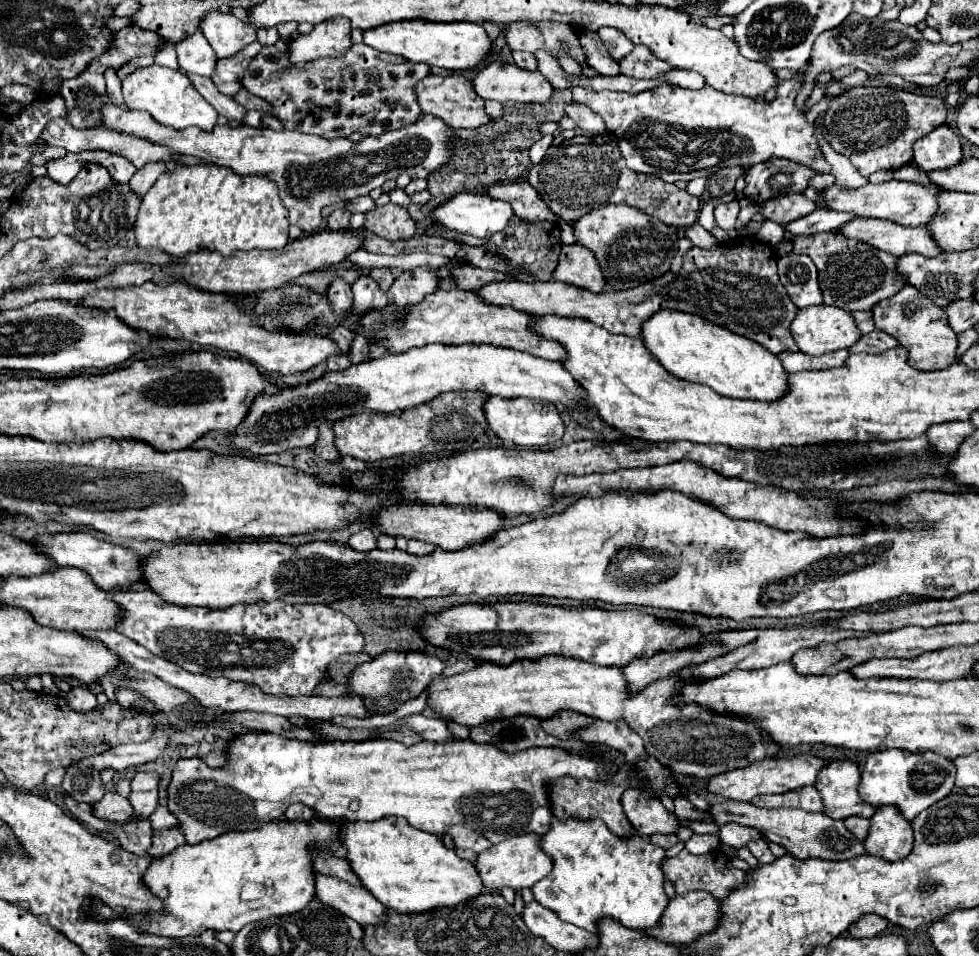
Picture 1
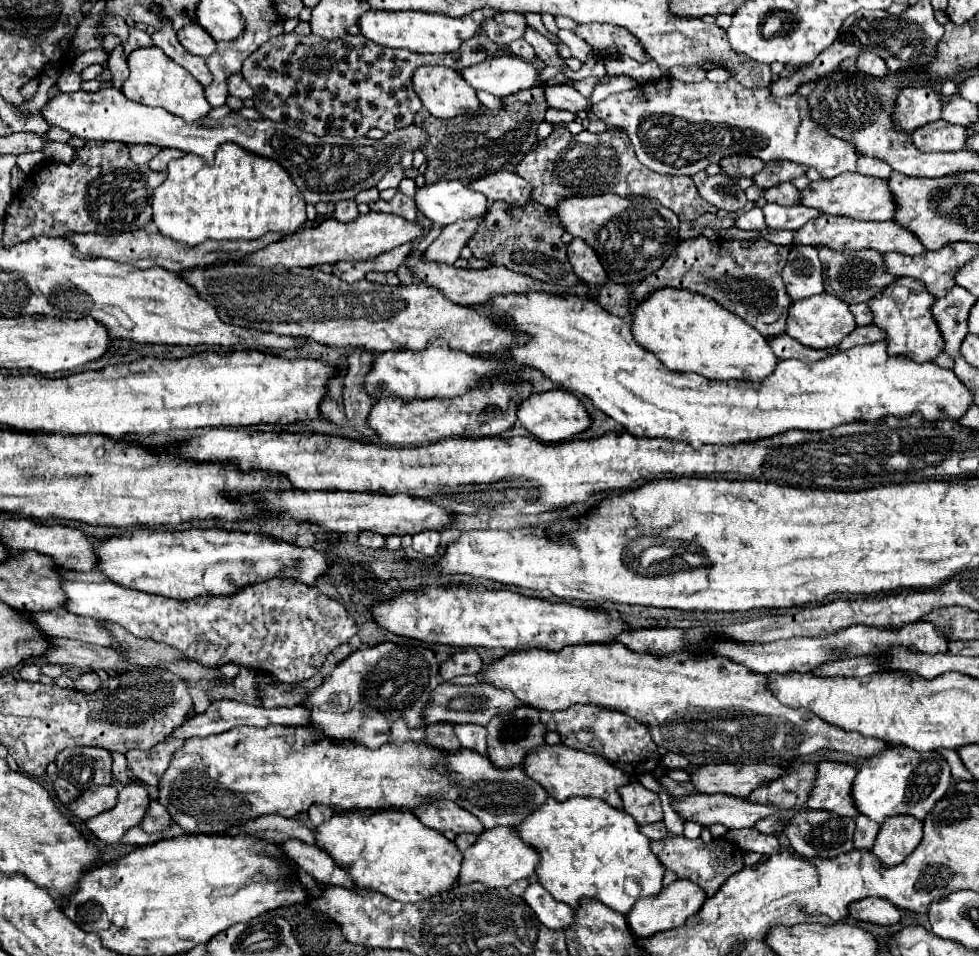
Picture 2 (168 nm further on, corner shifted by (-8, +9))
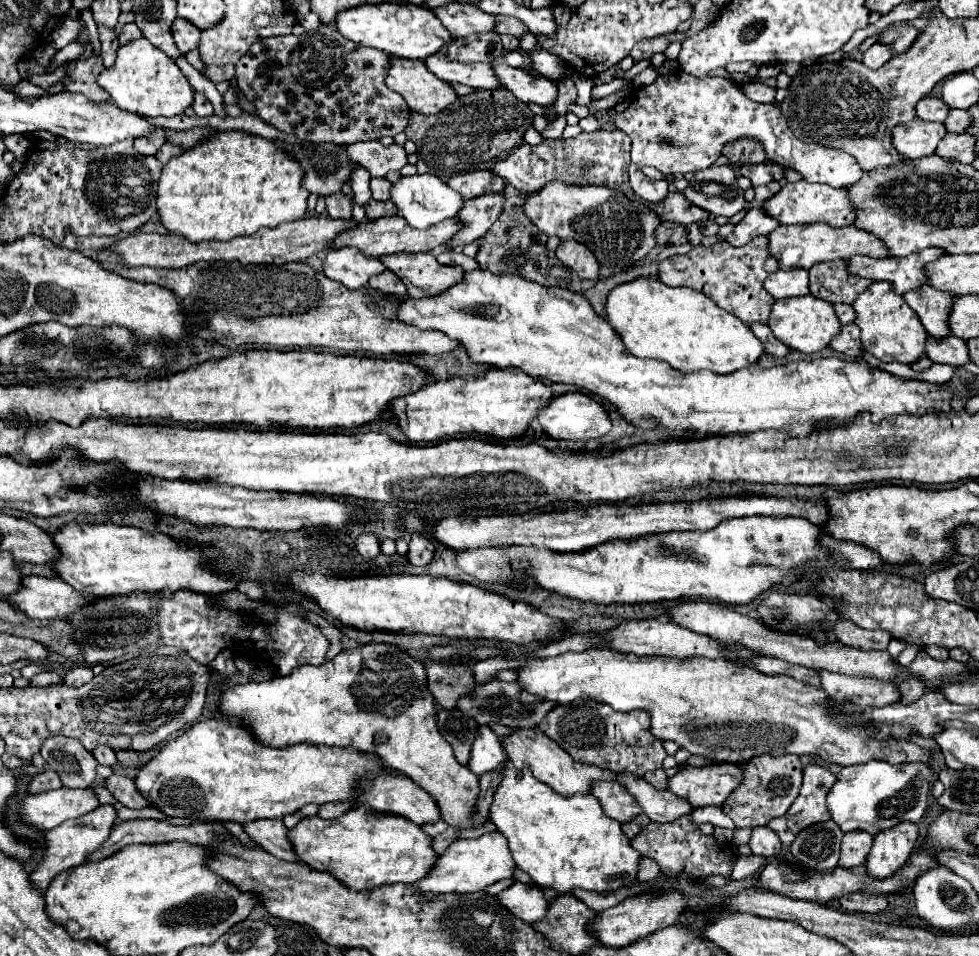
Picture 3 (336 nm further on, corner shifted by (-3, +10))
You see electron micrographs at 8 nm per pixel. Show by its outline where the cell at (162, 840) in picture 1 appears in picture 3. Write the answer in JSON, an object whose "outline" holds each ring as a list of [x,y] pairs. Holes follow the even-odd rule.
{"outline":[[[115,772],[111,778],[107,778],[107,790],[115,796],[117,802],[125,804],[127,808],[133,808],[133,810],[141,810],[141,808],[147,808],[151,806],[151,802],[135,788],[133,780]]]}

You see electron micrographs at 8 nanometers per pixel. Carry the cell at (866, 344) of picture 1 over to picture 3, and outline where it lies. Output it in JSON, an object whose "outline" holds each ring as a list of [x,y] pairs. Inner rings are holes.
{"outline":[[[847,324],[841,328],[841,332],[831,340],[831,348],[845,354],[845,356],[851,356],[851,358],[859,358],[863,354],[863,346],[861,346],[861,338],[859,338],[861,330],[857,324]]]}

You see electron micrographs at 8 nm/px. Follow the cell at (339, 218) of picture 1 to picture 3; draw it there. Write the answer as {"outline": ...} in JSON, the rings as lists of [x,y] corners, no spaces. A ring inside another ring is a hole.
{"outline":[[[343,192],[331,194],[331,198],[325,198],[325,200],[327,200],[327,214],[331,218],[341,218],[341,220],[353,218],[351,216],[353,204],[351,204],[351,198],[347,194],[343,194]]]}

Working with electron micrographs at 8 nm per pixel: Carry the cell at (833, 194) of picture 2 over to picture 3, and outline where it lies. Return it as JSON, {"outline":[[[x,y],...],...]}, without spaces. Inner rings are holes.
{"outline":[[[805,180],[787,182],[779,194],[769,198],[763,208],[769,210],[771,216],[779,218],[781,224],[811,224],[811,222],[827,222],[831,226],[849,226],[857,220],[855,204],[851,202],[847,188],[833,188],[827,184],[811,184]]]}

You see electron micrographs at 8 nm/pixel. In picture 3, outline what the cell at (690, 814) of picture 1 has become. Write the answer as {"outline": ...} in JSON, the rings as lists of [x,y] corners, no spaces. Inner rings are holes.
{"outline":[[[655,770],[655,772],[651,772],[651,774],[645,774],[643,776],[653,788],[661,788],[661,790],[665,790],[667,788],[667,774],[665,774],[665,770]]]}

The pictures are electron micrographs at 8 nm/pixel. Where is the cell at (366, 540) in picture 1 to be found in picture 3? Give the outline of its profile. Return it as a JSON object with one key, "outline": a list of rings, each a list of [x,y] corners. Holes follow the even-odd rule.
{"outline":[[[361,534],[361,536],[357,536],[355,546],[357,546],[357,552],[359,552],[363,558],[367,558],[367,560],[381,554],[379,540],[377,540],[375,534]]]}

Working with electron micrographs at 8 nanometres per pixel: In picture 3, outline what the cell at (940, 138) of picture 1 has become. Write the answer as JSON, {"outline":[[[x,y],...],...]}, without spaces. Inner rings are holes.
{"outline":[[[915,118],[903,126],[897,126],[897,130],[893,132],[893,144],[903,158],[917,160],[935,154],[937,144],[945,134],[947,128],[943,124]]]}

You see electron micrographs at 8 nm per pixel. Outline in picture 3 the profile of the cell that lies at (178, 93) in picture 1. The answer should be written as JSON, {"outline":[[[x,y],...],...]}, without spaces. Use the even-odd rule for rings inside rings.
{"outline":[[[145,38],[129,42],[119,48],[117,60],[111,68],[105,68],[99,78],[99,86],[111,94],[111,100],[123,108],[143,116],[177,116],[183,114],[193,104],[193,88],[187,82],[185,74],[179,70],[171,58],[167,58],[161,50],[155,50]]]}

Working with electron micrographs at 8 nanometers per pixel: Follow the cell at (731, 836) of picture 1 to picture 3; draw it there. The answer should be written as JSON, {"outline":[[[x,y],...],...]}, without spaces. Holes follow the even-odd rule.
{"outline":[[[809,764],[803,770],[803,786],[791,808],[781,816],[767,824],[783,844],[791,844],[795,834],[815,822],[825,822],[831,818],[831,812],[827,810],[825,798],[831,786],[837,782],[837,776],[833,776],[827,768]]]}

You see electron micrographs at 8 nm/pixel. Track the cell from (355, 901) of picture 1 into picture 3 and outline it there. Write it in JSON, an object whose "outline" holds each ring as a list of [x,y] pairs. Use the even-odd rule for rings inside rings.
{"outline":[[[283,820],[249,822],[245,826],[245,832],[275,858],[287,862],[299,862],[299,856],[289,840],[289,828],[283,824]]]}

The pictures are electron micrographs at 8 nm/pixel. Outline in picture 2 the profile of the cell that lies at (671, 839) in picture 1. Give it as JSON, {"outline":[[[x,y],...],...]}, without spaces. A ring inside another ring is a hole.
{"outline":[[[662,821],[650,823],[650,825],[642,825],[640,831],[642,831],[648,839],[662,839],[662,837],[668,833],[668,829],[666,829],[666,825],[664,825]]]}

